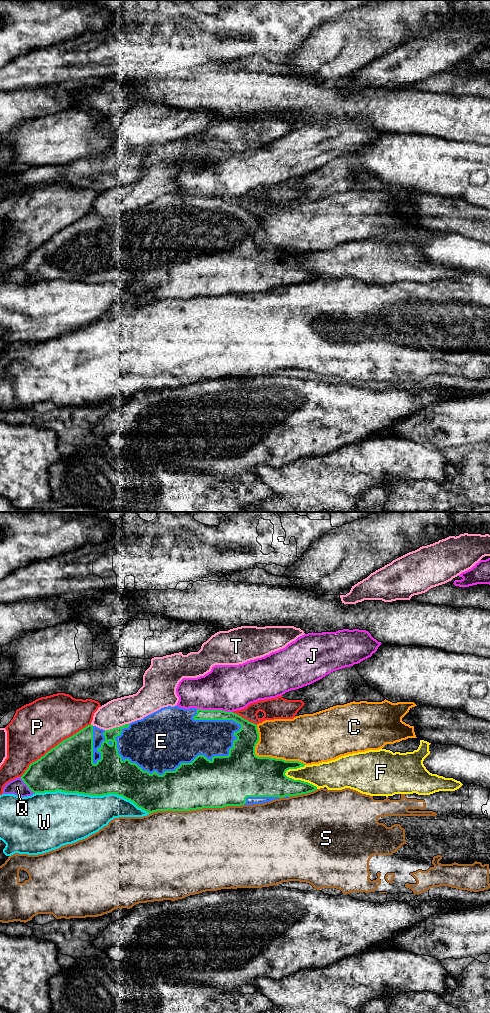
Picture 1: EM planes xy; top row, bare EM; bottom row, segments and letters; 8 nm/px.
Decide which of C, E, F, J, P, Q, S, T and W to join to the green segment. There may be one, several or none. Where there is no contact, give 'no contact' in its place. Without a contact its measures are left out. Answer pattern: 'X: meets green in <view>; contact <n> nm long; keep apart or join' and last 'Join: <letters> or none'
C: meets green in xy; contact 500 nm long; keep apart
E: meets green in xy; contact 1000 nm long; join
F: meets green in xy; contact 300 nm long; keep apart
J: meets green in xy; contact 280 nm long; keep apart
P: meets green in xy; contact 700 nm long; keep apart
Q: meets green in xy; contact 180 nm long; keep apart
S: meets green in xy; contact 750 nm long; keep apart
T: meets green in xy; contact 200 nm long; keep apart
W: meets green in xy; contact 950 nm long; keep apart
Join: E

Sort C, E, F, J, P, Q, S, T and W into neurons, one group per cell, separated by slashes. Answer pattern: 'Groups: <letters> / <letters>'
Groups: C / E / F / J / P / Q / S / T / W

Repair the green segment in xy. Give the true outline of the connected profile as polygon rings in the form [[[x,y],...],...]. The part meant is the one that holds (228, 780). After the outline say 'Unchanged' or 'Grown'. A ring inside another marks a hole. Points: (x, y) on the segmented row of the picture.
[[[168,706],[141,720],[106,731],[90,724],[31,763],[21,779],[33,793],[61,791],[91,796],[116,794],[149,814],[168,810],[190,811],[263,804],[317,790],[316,786],[308,782],[285,775],[287,770],[304,767],[305,764],[258,757],[255,754],[258,741],[257,725],[236,713]]]. Grown

